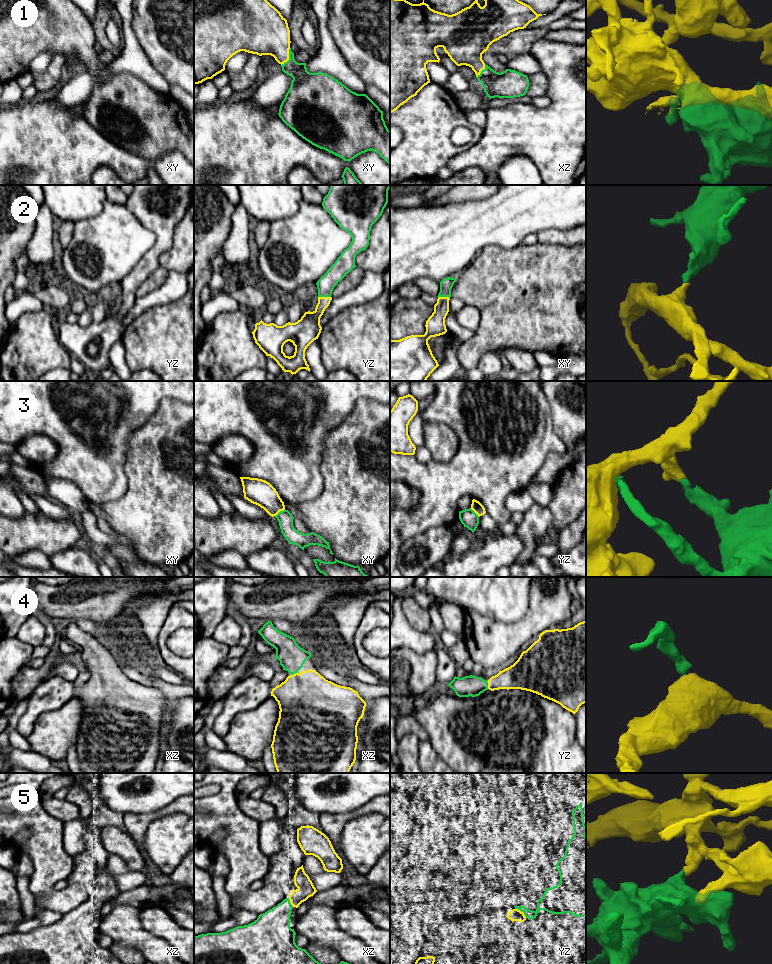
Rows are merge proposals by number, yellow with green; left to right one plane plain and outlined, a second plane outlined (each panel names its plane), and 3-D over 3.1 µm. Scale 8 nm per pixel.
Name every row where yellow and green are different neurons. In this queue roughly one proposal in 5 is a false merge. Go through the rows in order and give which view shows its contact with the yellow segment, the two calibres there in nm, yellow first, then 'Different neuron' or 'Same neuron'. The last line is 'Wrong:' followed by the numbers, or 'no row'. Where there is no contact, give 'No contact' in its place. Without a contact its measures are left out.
1: Touches yellow in xy. Thickness 340 nm (yellow) against 200 nm. Same neuron
2: Touches yellow in yz. Thickness 170 nm (yellow) against 140 nm. Same neuron
3: Touches yellow in xy. Thickness 200 nm (yellow) against 120 nm. Different neuron
4: Touches yellow in yz. Thickness 200 nm (yellow) against 160 nm. Same neuron
5: Touches yellow in yz. Thickness 100 nm (yellow) against 150 nm. Same neuron
Wrong: 3

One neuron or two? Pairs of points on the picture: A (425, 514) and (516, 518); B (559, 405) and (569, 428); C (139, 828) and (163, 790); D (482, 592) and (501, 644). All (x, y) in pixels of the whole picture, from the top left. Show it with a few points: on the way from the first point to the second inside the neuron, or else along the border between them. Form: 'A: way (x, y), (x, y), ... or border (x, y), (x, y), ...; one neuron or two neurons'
A: border (512, 513), (510, 520); two neurons
B: way (565, 411), (569, 415), (569, 422); one neuron
C: border (170, 802), (161, 808), (151, 811), (125, 812); two neurons
D: border (470, 609), (498, 621), (515, 622); two neurons

